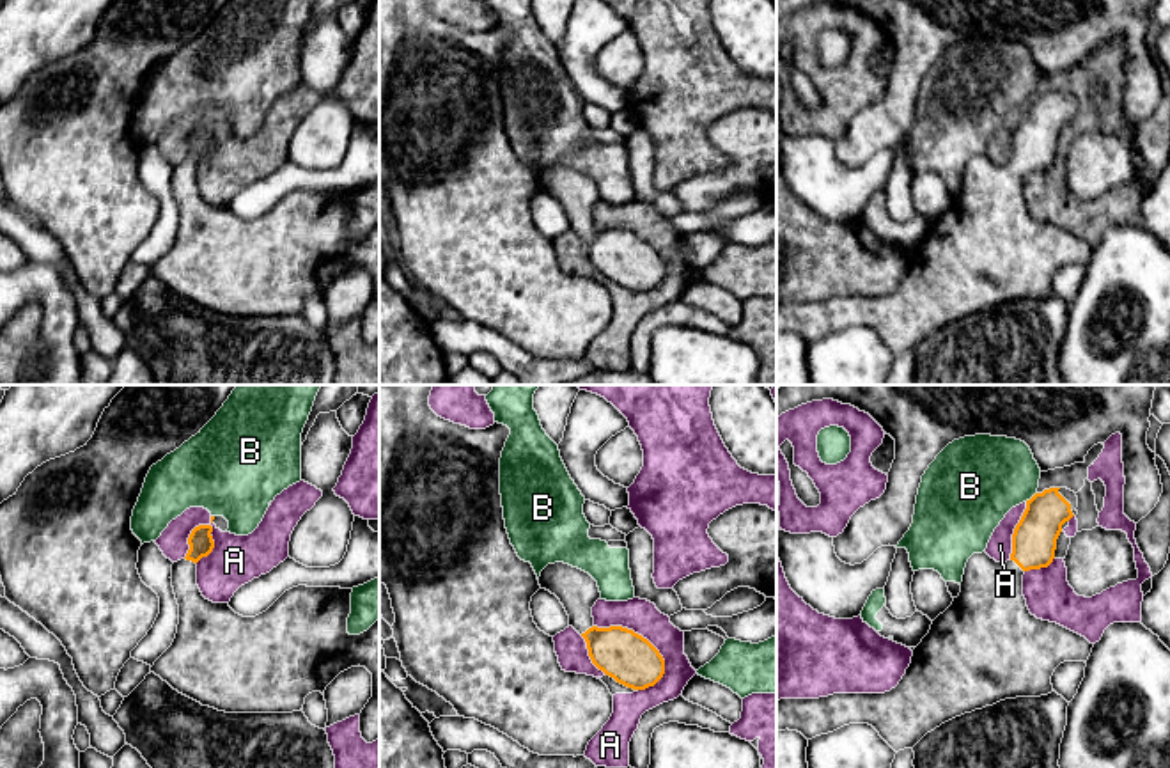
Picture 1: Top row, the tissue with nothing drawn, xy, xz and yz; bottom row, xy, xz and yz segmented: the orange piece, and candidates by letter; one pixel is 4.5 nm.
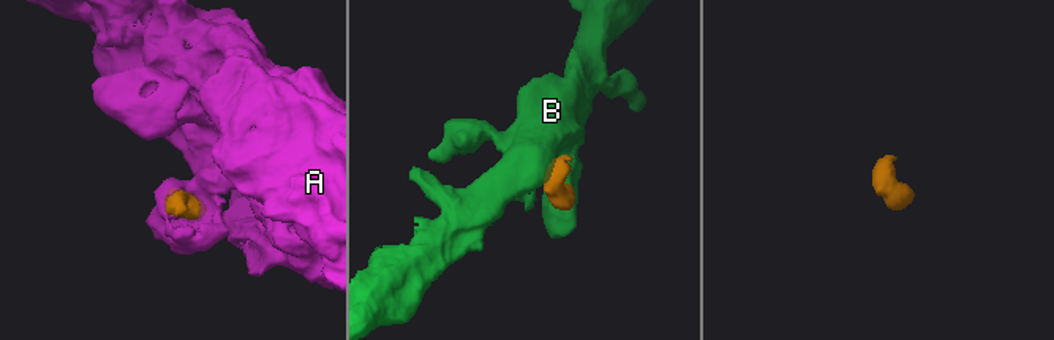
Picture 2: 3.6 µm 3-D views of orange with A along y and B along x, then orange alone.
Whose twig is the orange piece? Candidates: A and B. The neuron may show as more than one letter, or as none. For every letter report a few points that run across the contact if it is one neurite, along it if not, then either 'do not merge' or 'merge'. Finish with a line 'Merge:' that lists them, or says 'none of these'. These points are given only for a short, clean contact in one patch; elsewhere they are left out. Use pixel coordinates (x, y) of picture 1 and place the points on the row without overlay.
A: do not merge
B: do not merge
Merge: none of these

